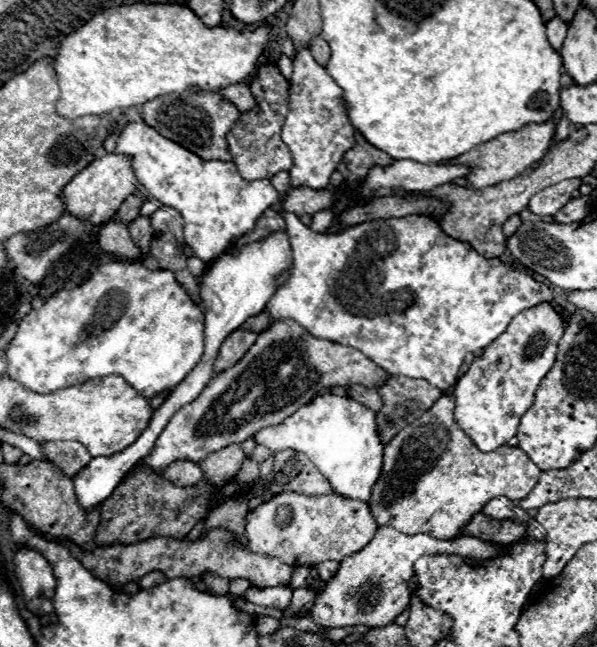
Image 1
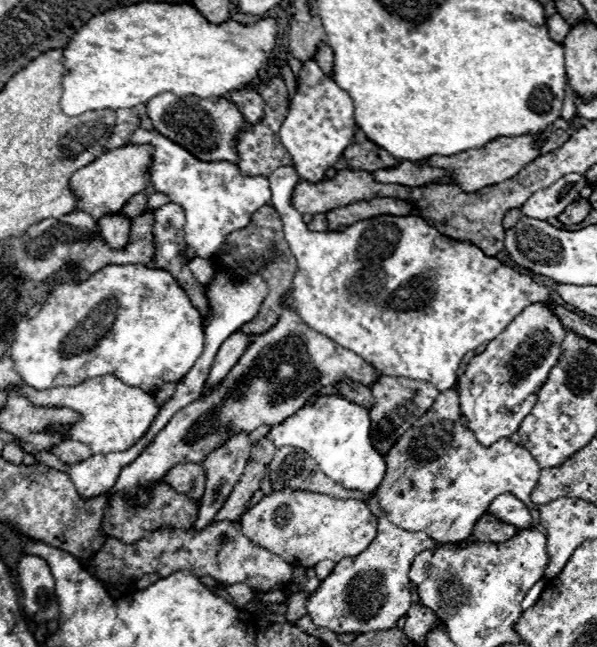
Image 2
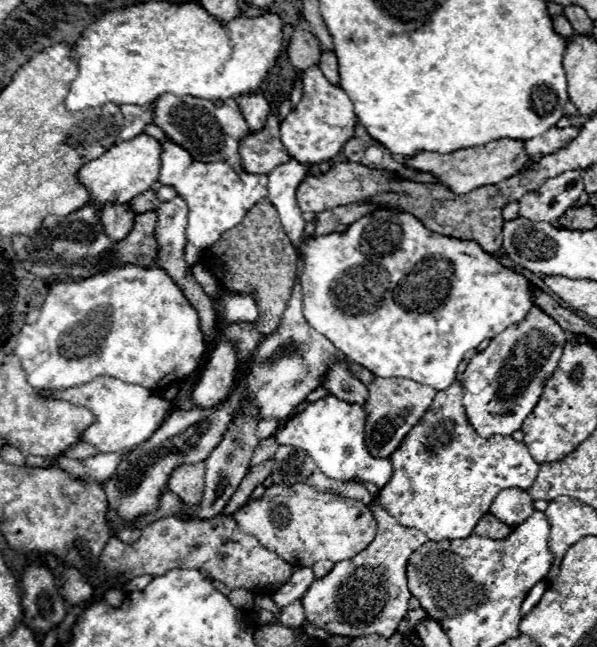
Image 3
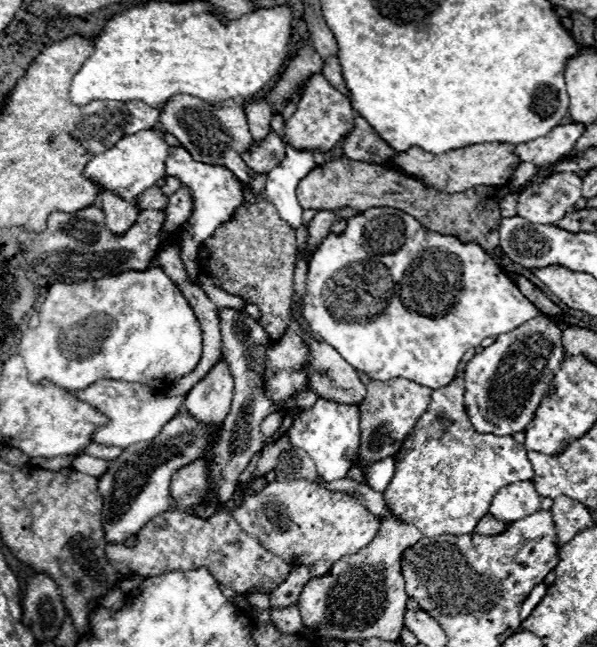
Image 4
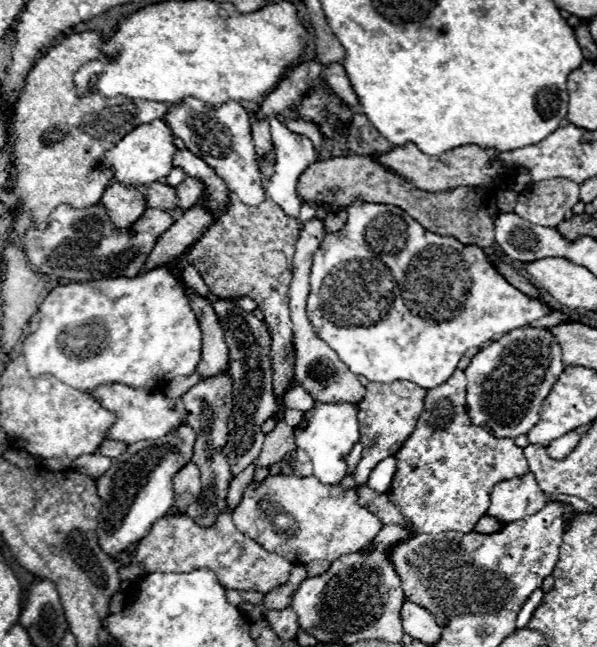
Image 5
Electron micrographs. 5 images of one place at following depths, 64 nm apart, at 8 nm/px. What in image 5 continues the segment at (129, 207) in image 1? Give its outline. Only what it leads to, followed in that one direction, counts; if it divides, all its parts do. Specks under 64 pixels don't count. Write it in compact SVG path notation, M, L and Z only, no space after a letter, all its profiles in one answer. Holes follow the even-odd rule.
M154 182L148 186L148 200L146 204L150 208L162 208L162 210L176 210L174 204L178 204L178 196L176 190L168 184L162 182Z

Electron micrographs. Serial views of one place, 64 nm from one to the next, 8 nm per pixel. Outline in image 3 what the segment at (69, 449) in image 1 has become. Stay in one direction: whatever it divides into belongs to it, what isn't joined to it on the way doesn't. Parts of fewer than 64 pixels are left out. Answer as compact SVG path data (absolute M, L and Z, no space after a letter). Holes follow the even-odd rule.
M82 442L82 444L72 446L64 456L66 458L74 458L74 460L84 460L84 458L94 456L94 454L98 454L98 450L94 450L94 446L86 446L86 442Z

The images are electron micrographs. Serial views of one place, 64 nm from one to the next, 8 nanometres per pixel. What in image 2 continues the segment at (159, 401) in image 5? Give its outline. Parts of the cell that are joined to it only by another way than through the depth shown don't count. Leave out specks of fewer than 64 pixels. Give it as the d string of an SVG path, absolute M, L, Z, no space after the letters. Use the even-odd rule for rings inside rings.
M100 376L90 378L78 386L58 388L58 390L30 390L30 386L22 388L22 392L36 404L36 406L68 406L82 414L82 420L70 430L70 438L92 448L92 454L108 454L108 452L122 452L134 446L150 428L154 418L160 412L160 404L154 402L152 394L136 386L124 384L116 376Z

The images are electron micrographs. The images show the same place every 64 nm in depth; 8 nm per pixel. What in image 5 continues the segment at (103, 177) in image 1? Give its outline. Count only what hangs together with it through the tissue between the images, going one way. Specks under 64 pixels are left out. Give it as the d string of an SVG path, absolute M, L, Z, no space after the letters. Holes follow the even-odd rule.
M158 118L158 122L148 122L146 126L138 126L128 136L124 136L104 156L104 164L114 172L114 182L152 184L152 182L166 178L170 174L172 158L176 152L178 152L178 148L174 144L174 134L170 134L166 120Z

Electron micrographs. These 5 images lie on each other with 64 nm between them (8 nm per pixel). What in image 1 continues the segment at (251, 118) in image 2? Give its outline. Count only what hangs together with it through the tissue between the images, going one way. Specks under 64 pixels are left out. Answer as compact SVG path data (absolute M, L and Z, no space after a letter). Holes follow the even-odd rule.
M246 84L228 86L228 88L224 88L220 94L222 94L222 98L226 98L228 102L232 102L240 112L256 110L256 100L254 100L254 96L250 94L250 88L248 88Z

